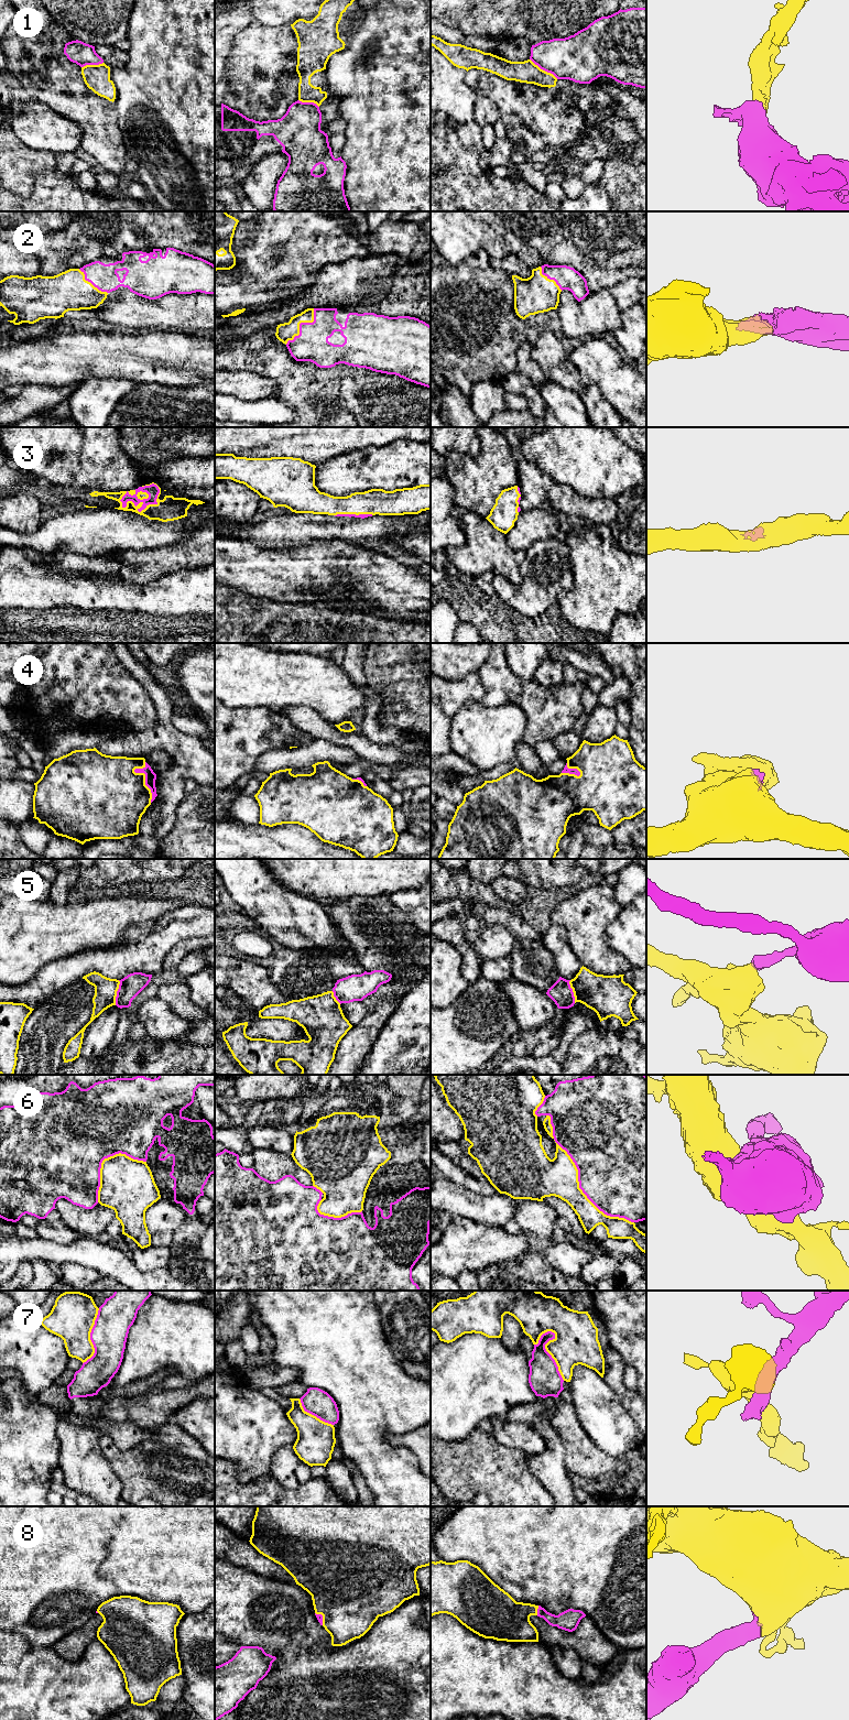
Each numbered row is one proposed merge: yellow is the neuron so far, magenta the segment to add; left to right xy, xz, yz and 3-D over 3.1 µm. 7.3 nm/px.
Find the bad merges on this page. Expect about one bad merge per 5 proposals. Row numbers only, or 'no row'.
1, 5, 6, 7

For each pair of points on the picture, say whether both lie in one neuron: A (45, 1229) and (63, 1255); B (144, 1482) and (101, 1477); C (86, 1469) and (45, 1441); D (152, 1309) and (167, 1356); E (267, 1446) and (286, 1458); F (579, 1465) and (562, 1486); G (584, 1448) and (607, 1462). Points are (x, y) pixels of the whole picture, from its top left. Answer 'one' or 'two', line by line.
A: two
B: two
C: two
D: one
E: two
F: two
G: one

